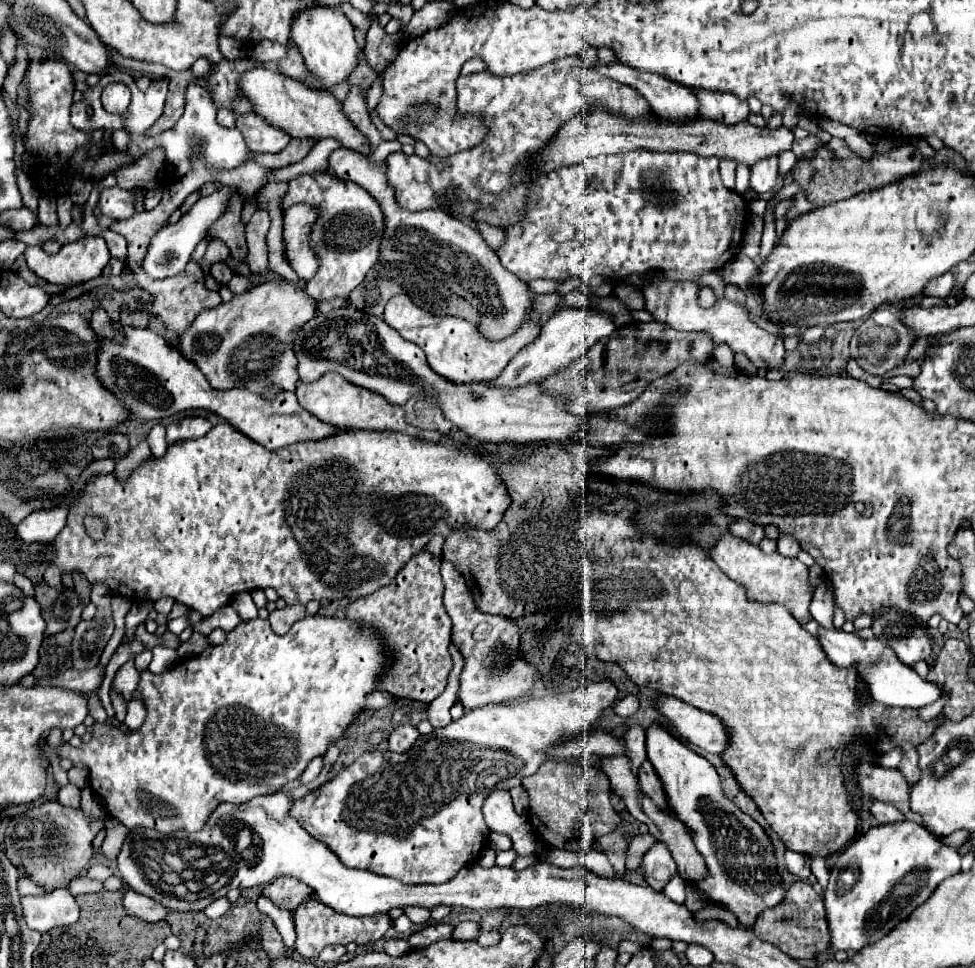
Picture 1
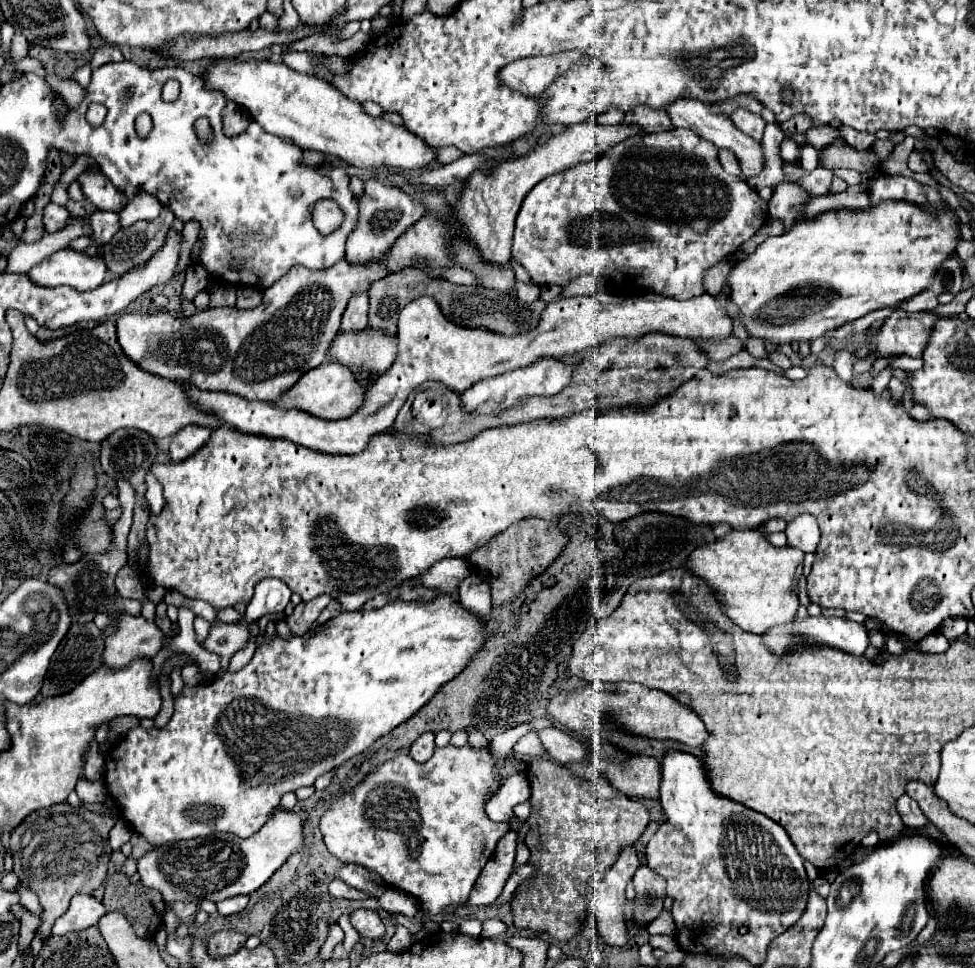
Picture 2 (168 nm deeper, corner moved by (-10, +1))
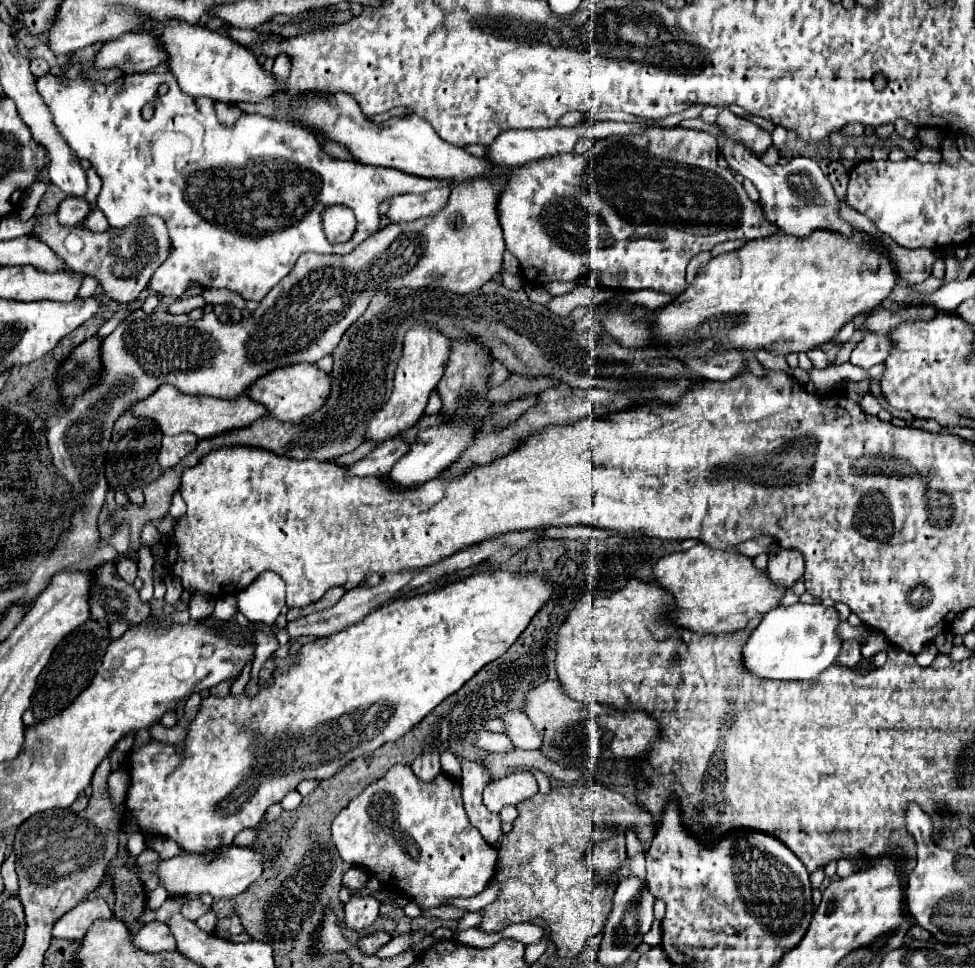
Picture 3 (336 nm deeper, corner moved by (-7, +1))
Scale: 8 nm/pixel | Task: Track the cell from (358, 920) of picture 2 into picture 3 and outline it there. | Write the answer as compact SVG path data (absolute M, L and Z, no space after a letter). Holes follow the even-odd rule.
M352 897L344 907L344 925L352 931L362 931L374 923L378 909L380 901L376 901L374 897Z

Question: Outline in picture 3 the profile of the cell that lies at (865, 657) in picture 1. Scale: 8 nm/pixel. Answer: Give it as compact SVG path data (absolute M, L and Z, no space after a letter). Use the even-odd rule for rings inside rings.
M796 603L792 607L772 609L760 625L750 633L744 647L744 661L754 675L762 679L782 679L782 681L804 681L814 679L832 665L842 649L842 639L836 631L840 625L840 615L834 607L824 605L804 605Z

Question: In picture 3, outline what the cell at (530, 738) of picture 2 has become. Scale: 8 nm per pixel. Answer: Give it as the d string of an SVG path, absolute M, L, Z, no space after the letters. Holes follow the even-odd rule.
M480 731L480 735L476 737L476 745L480 749L488 749L494 753L504 753L504 751L514 749L512 741L508 741L504 733L490 733L490 731Z

